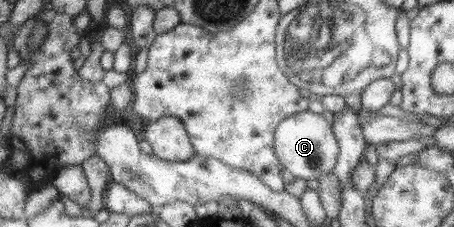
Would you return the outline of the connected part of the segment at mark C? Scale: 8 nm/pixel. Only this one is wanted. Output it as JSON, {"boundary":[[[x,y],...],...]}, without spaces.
{"boundary":[[[304,111],[287,116],[275,128],[273,151],[283,168],[295,179],[317,179],[332,172],[339,148],[329,122],[322,114]]]}

